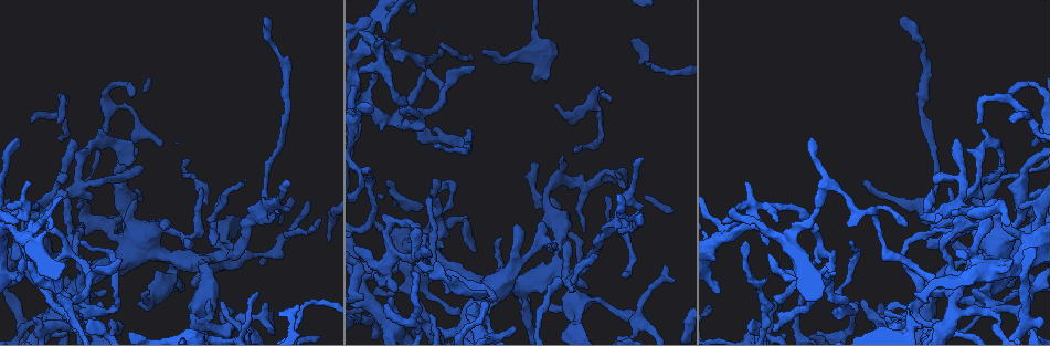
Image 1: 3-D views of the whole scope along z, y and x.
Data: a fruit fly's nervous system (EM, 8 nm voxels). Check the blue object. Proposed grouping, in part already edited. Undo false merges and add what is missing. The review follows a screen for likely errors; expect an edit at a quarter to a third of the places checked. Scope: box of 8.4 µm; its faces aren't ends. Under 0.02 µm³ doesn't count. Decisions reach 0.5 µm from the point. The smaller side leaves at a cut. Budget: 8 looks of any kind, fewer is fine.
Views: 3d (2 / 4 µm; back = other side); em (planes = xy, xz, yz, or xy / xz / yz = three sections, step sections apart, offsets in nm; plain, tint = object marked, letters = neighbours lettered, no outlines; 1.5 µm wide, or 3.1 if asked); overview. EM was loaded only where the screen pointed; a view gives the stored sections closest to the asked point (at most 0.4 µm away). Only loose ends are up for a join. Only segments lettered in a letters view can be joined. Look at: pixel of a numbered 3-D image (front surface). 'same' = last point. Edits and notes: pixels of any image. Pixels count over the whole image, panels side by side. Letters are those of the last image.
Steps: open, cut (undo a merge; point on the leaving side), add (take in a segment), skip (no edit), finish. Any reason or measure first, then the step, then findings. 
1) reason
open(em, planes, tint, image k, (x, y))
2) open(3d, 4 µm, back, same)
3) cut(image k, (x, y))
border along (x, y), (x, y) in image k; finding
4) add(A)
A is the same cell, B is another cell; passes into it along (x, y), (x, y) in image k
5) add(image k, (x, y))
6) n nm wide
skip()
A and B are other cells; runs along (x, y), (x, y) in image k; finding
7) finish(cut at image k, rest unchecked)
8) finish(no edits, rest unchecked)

calibre changes
open(em, yz, step 4, tint, image 1, (9, 256))

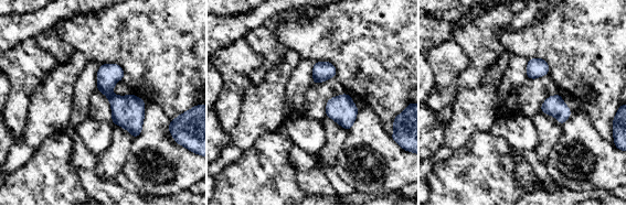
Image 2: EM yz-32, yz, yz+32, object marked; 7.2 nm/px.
another direction
open(em, xy, step 8, tint, same)

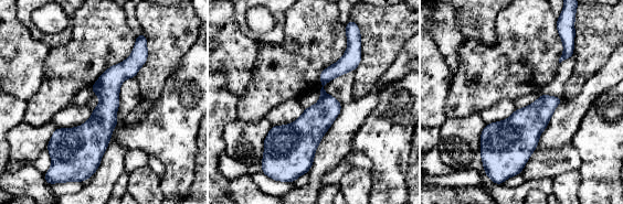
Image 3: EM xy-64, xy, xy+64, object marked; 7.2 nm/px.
see the neighbours
open(em, xy, step 8, letters, same)

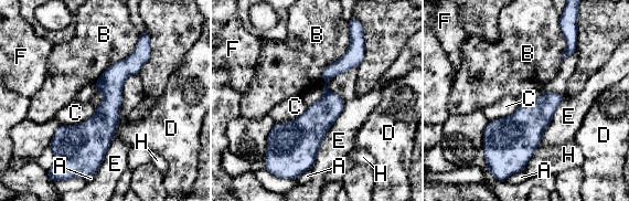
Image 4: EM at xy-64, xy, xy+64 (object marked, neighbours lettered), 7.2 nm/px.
120 nm wide
skip()
A, B, C, D, E, F and H are other cells; continuous, no second cell

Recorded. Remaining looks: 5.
tapers out
open(3d, 2 µm, image 1, (414, 228))

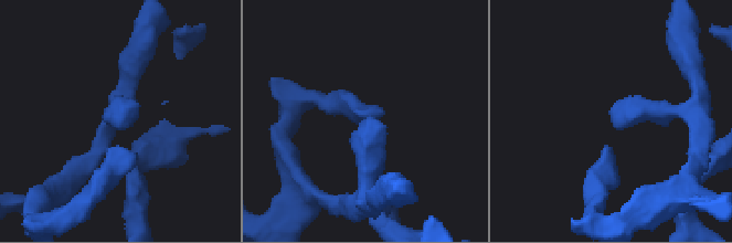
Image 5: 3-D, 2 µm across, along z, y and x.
shape alone is not enough
open(em, xz, step 8, tint, image 5, (615, 124))

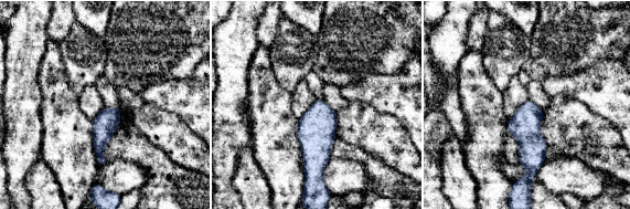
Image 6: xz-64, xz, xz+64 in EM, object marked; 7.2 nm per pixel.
cut it another way
open(em, xy, step 4, letters, same)

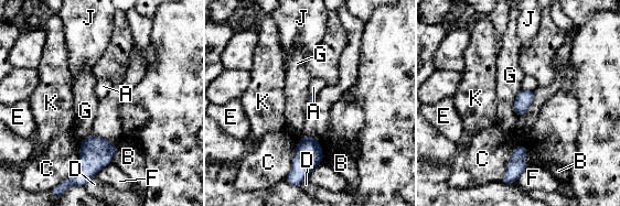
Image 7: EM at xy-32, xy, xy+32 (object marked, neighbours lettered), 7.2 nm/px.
C touches over 320 nm
skip()
A, B, C, D, E, F, G, J and K are other cells; no lettered segment goes on from it

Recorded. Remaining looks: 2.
an open end
open(em, planes, letters, image 1, (81, 242))

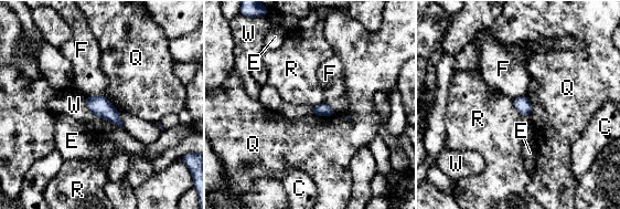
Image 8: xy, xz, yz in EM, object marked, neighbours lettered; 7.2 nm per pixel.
70 nm wide
skip()
C, E, F, Q, R and W are other cells; border along (85, 97), (87, 107), (100, 118) in image 8; none of them fits

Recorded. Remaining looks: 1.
finish(no edits, rest unchecked)

